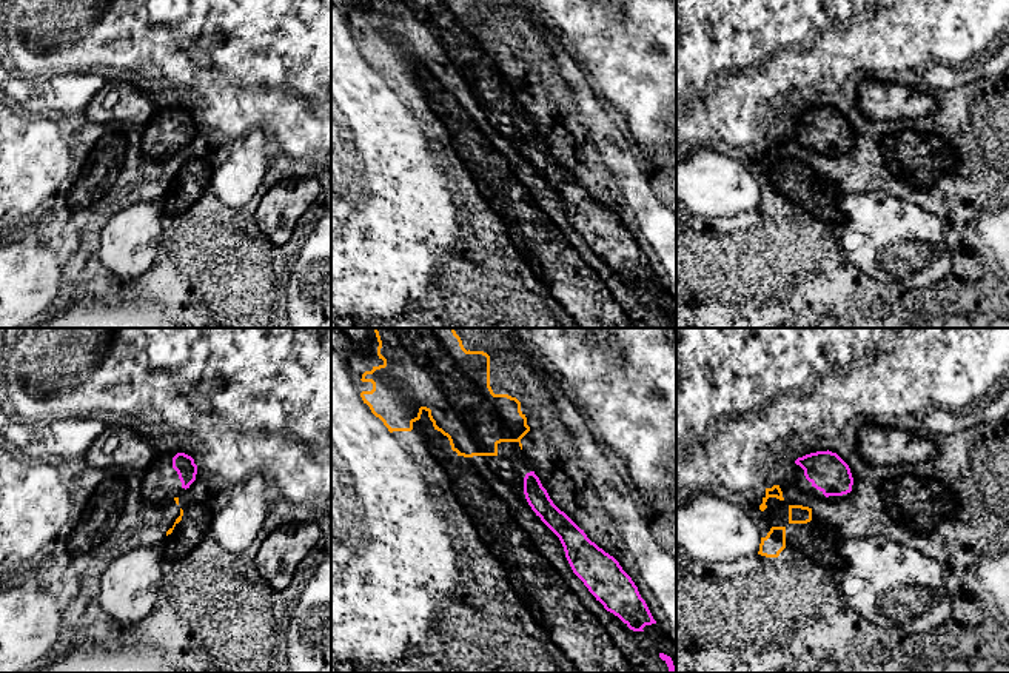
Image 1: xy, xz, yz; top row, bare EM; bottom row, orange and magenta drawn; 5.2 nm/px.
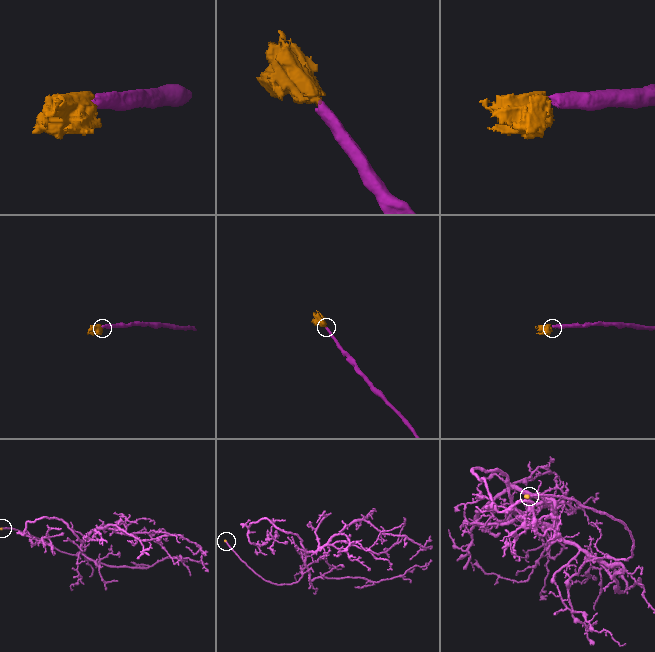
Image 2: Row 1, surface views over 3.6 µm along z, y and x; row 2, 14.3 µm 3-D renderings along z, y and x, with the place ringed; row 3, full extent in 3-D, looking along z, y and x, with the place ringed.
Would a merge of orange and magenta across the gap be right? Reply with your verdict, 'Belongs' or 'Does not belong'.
Belongs

